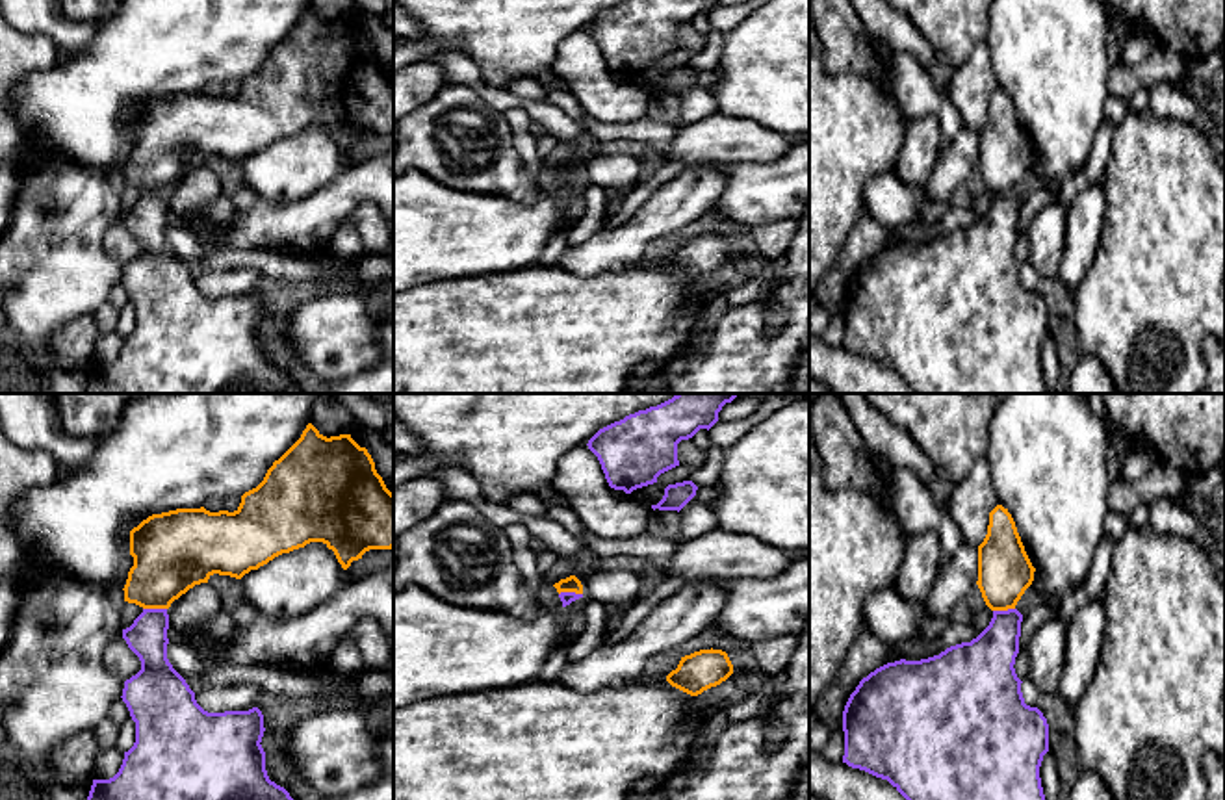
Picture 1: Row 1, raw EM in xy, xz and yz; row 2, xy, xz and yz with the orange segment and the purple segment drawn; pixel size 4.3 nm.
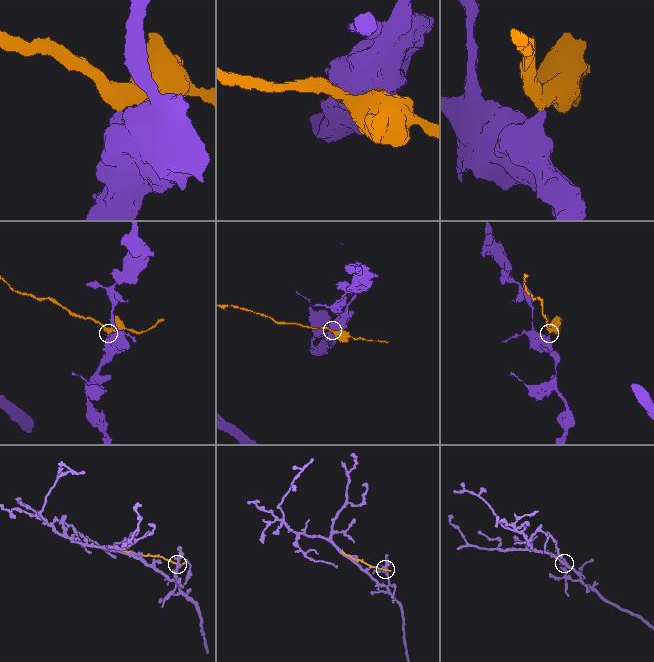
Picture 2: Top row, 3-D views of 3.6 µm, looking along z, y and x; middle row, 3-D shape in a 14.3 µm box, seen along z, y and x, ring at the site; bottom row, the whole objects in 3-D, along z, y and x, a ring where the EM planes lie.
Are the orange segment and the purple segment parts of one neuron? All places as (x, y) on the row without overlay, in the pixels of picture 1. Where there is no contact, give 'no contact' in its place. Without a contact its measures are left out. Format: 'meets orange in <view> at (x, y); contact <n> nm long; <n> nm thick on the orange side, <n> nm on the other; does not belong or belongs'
meets orange in xy at (154, 192); contact 100 nm long; 340 nm thick on the orange side, 180 nm on the other; does not belong

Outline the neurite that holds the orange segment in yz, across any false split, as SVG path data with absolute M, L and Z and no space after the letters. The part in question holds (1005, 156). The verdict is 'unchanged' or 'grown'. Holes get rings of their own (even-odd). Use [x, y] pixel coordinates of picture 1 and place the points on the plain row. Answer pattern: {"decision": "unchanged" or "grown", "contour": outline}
{"decision": "unchanged", "contour": "M1008 93L989 97L984 126L978 130L978 173L991 195L1015 193L1034 165L1032 150Z"}

